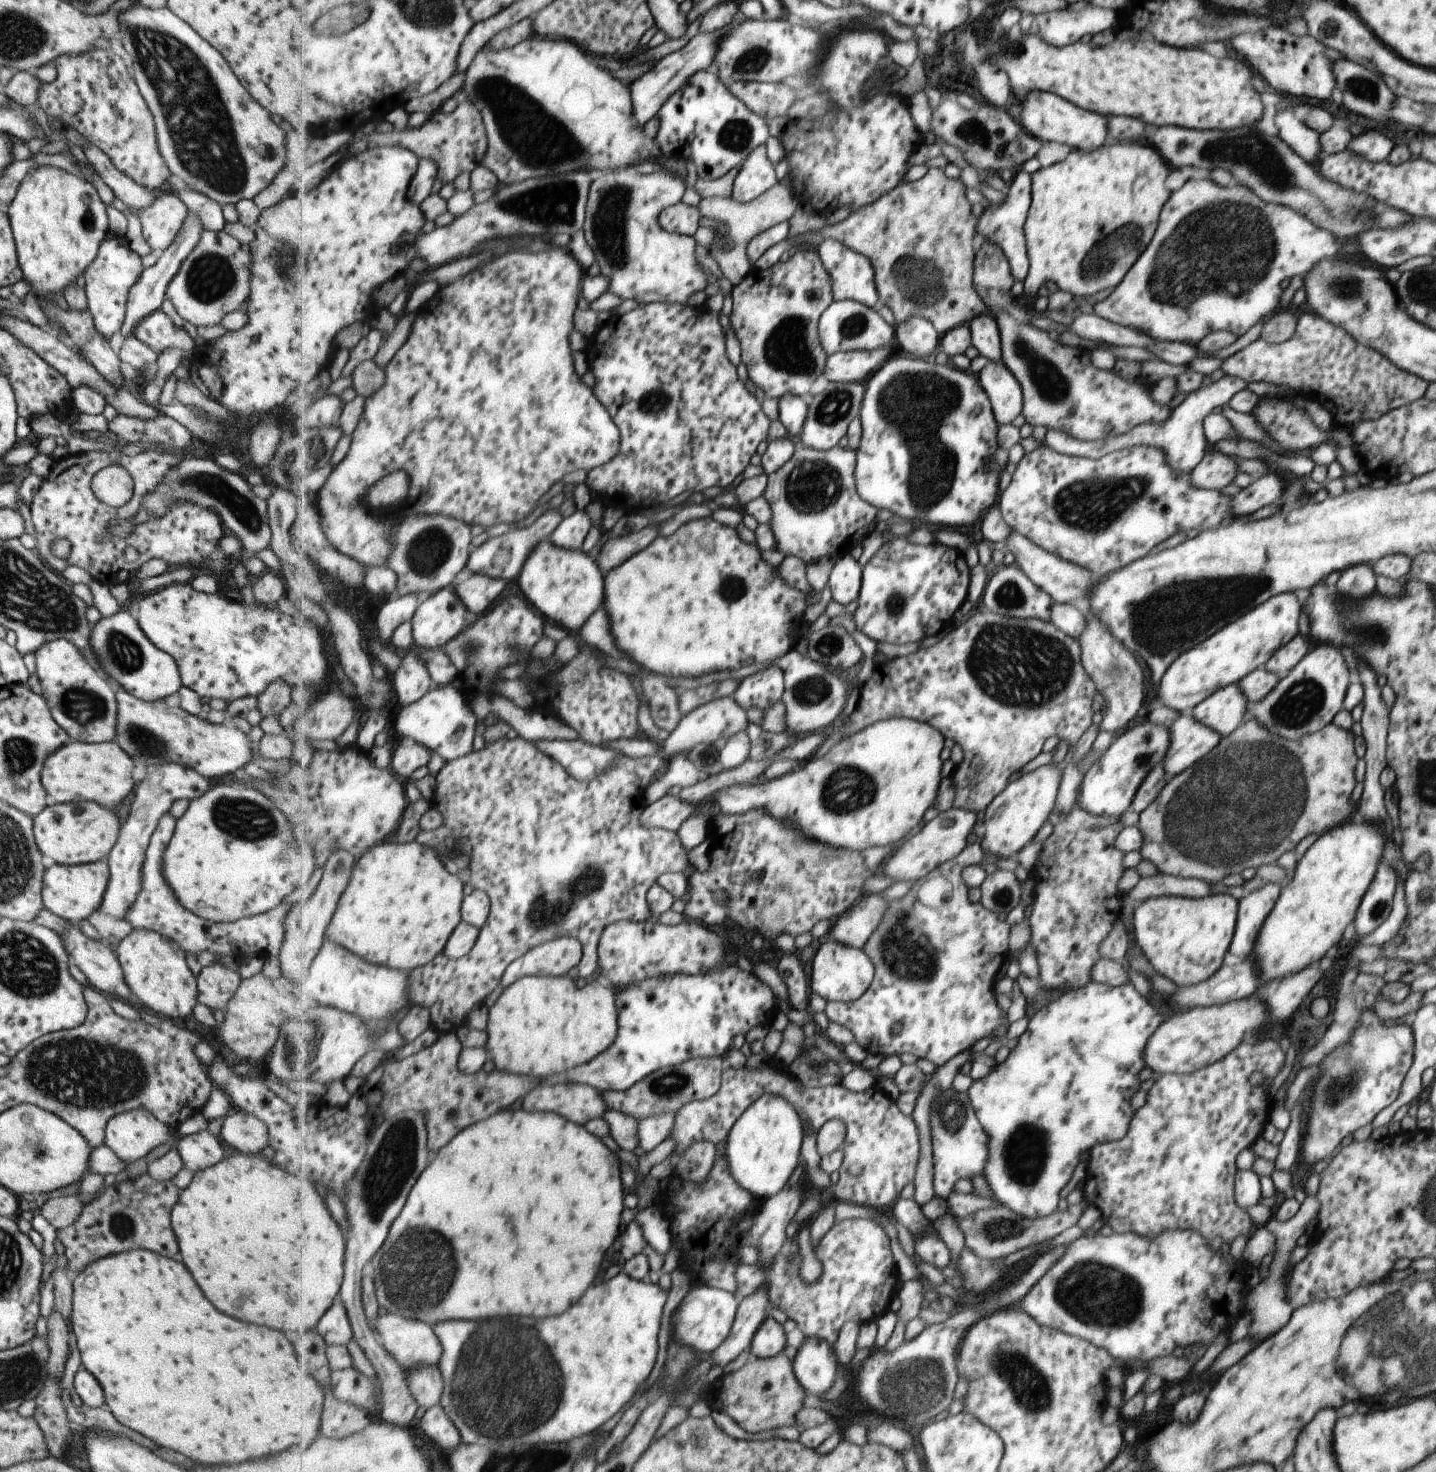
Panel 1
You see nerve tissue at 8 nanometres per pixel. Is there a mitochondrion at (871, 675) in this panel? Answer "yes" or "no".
no

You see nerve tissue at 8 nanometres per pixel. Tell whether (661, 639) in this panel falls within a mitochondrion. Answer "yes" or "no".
no

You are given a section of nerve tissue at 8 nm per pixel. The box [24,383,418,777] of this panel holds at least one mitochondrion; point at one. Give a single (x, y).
(210, 485)

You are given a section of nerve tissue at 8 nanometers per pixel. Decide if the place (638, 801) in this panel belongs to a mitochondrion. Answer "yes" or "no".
no

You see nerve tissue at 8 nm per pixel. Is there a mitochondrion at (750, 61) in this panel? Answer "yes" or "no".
yes

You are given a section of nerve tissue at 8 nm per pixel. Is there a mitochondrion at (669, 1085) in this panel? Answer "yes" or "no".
yes

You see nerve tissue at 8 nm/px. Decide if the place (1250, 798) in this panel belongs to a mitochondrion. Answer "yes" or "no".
yes

